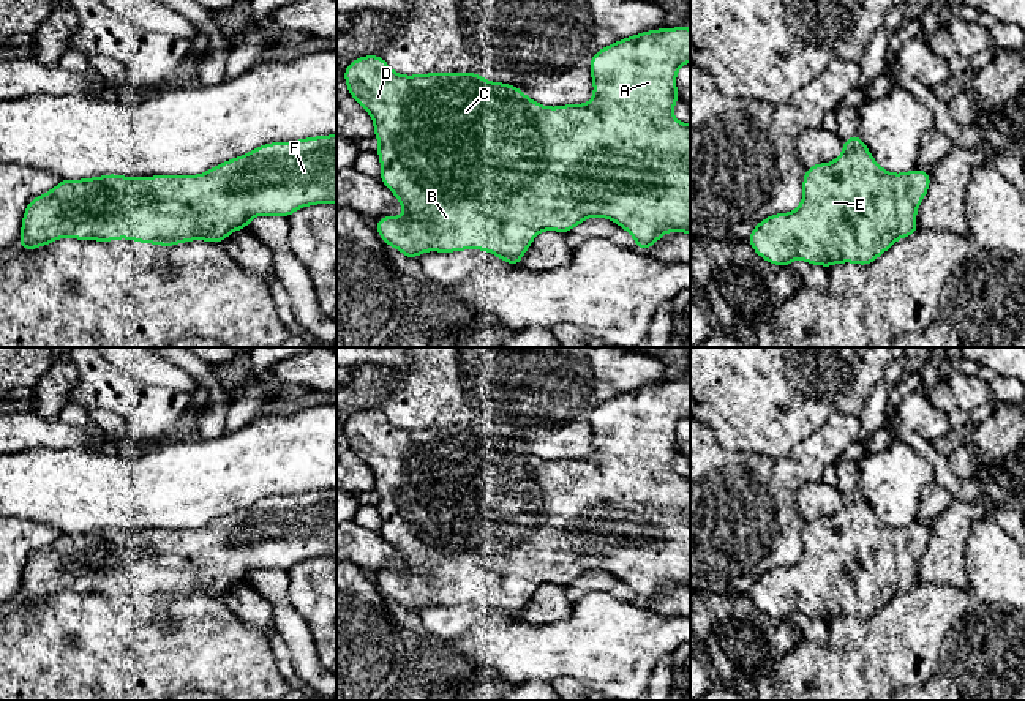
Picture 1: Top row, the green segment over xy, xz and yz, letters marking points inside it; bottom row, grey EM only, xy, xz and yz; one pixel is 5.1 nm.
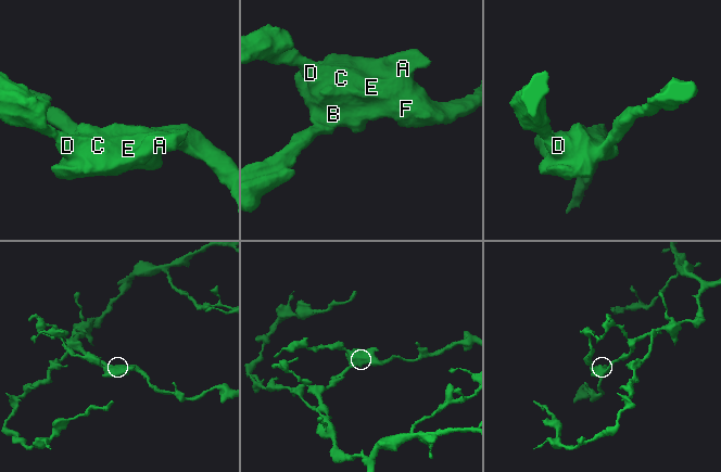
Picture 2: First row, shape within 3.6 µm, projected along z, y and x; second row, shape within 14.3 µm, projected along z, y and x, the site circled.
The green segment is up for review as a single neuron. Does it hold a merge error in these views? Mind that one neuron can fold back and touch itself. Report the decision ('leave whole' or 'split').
leave whole

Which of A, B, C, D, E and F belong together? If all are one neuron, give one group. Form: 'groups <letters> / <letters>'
groups A B C D E F

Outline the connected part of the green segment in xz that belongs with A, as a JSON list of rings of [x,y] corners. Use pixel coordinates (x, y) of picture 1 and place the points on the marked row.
[[[687,27],[648,30],[636,36],[627,36],[602,47],[591,57],[589,69],[594,84],[594,98],[589,103],[546,107],[528,98],[518,87],[490,82],[479,73],[403,76],[395,73],[382,55],[363,55],[352,60],[343,76],[354,101],[360,104],[374,122],[374,137],[381,144],[376,152],[382,164],[379,180],[398,197],[398,202],[407,213],[404,218],[385,215],[377,219],[374,227],[379,237],[387,246],[395,246],[407,259],[414,261],[417,261],[417,256],[423,251],[453,253],[483,249],[513,267],[520,267],[521,257],[540,231],[559,231],[567,234],[591,216],[602,216],[624,227],[636,240],[638,251],[655,245],[659,238],[670,231],[690,234],[690,125],[671,117],[671,111],[679,101],[676,73],[687,62],[690,62],[690,28]]]

